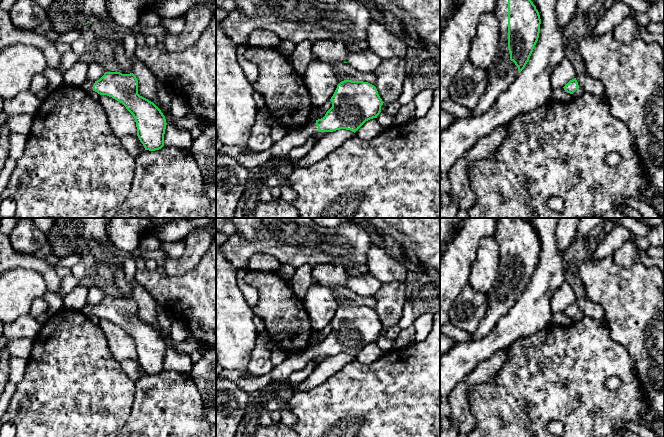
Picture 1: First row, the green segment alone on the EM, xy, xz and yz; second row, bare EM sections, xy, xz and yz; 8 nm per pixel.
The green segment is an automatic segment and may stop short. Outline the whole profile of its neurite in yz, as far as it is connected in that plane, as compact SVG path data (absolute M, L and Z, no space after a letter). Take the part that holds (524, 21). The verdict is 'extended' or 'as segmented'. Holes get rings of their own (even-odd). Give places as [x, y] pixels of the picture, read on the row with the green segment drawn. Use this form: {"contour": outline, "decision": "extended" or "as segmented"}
{"contour": "M496 0L494 14L500 27L497 54L491 68L487 70L489 82L486 91L472 109L472 116L484 114L495 103L499 94L509 87L525 68L539 38L541 19L531 0Z", "decision": "extended"}

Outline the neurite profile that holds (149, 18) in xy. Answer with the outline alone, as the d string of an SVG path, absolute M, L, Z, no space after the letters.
M148 9L140 16L137 24L142 27L155 27L159 26L160 20L161 18L153 9Z

